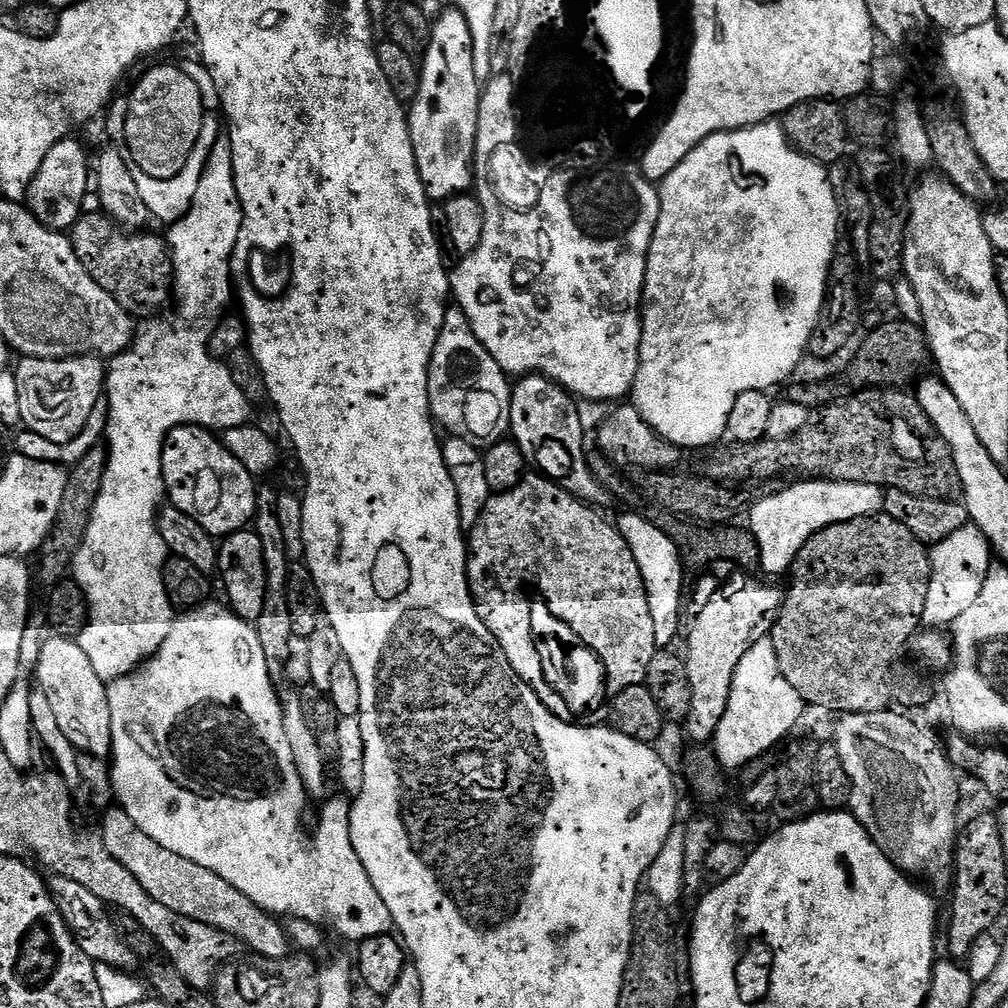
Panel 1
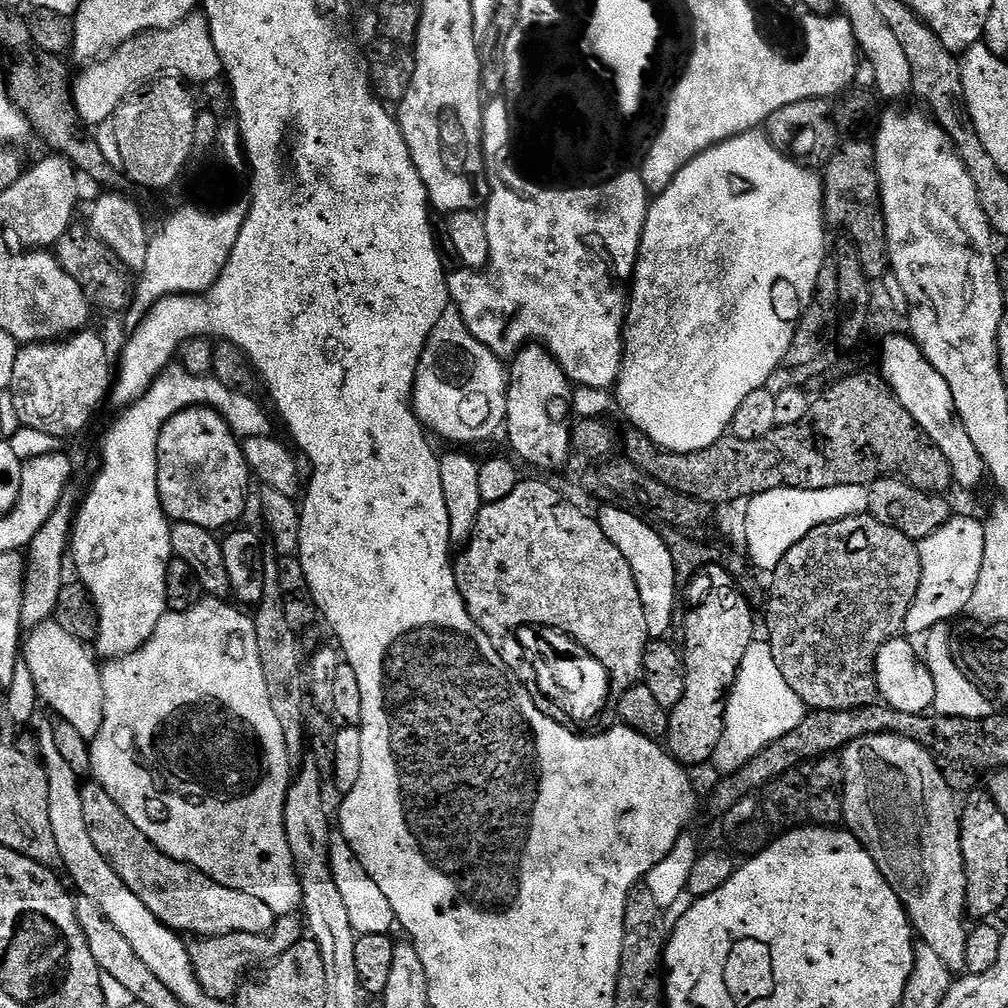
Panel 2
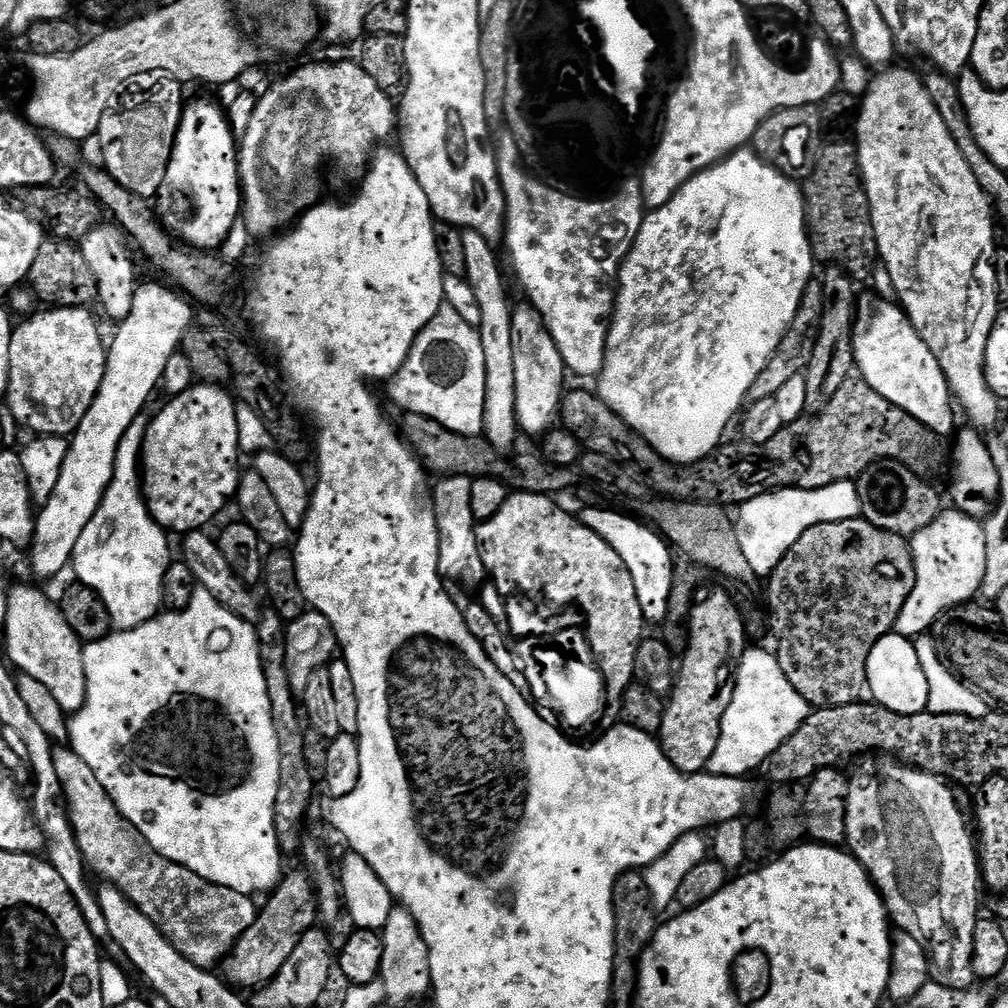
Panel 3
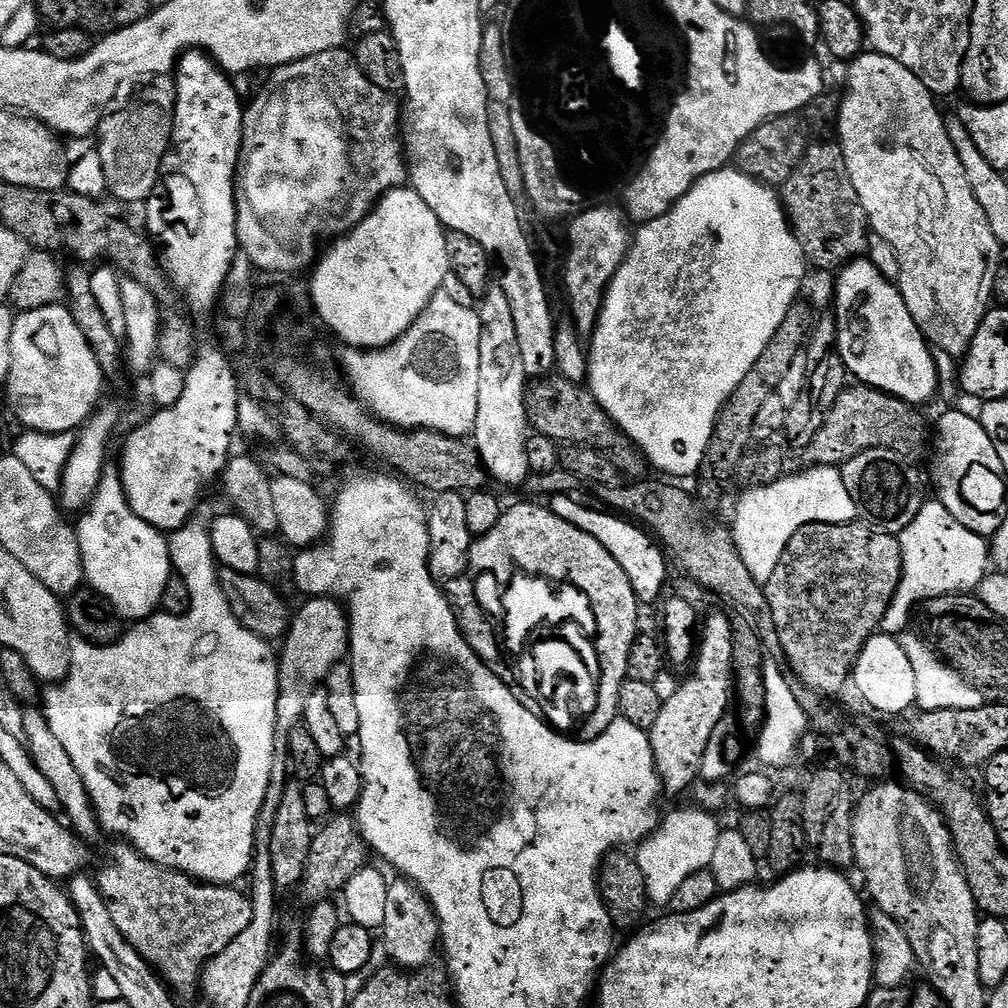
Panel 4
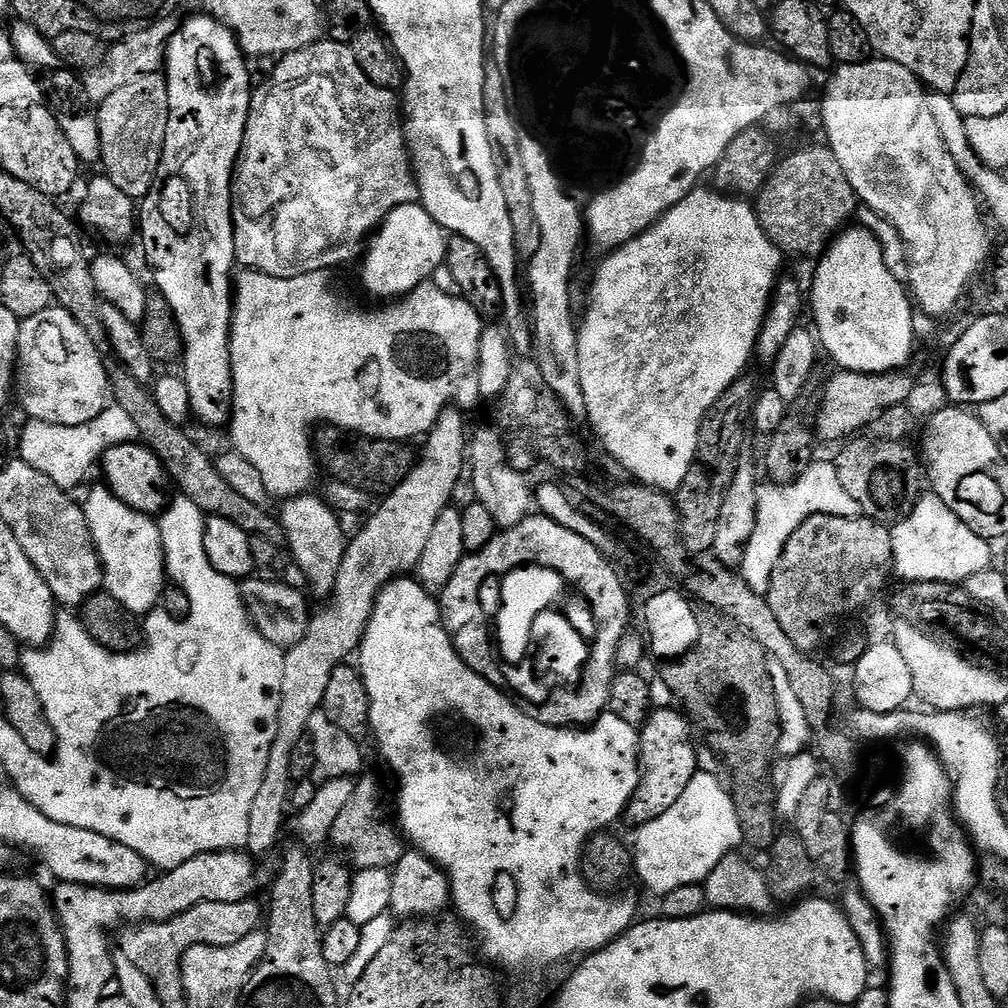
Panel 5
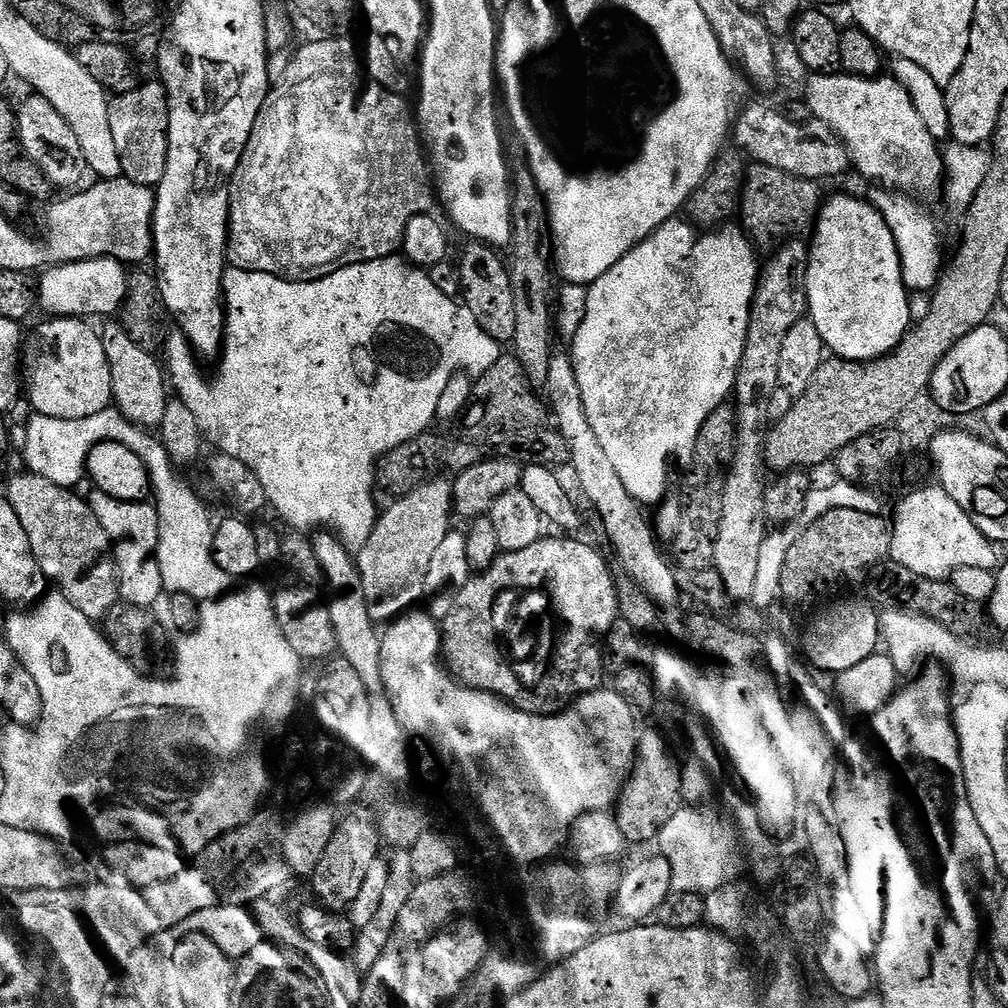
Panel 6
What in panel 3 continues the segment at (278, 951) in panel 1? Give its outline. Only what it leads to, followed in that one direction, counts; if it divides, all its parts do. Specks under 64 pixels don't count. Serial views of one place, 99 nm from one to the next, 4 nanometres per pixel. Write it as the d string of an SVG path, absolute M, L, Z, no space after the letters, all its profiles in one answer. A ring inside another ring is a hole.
M53 747L52 754L54 771L58 774L60 783L60 795L66 805L68 820L84 856L85 865L93 873L96 871L104 882L118 889L194 966L215 969L232 951L236 940L242 938L242 934L246 934L250 926L254 926L258 911L258 904L255 904L257 901L238 890L206 882L206 878L194 874L194 870L178 862L170 862L162 854L155 852L144 841L140 831L124 820L124 815L117 810L112 799L106 794L102 782L98 782L94 770L90 770L90 766L86 766L86 762L82 762L82 758L78 758L78 754L73 752L71 747Z

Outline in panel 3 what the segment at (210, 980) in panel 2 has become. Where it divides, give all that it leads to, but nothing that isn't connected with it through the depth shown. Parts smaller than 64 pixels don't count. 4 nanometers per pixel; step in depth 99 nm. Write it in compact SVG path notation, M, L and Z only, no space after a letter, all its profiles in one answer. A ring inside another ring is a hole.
M303 871L283 877L272 889L268 900L257 911L254 926L236 940L232 951L222 961L222 976L233 989L259 990L276 977L278 970L286 966L286 958L294 954L294 946L317 923L316 893L309 877Z

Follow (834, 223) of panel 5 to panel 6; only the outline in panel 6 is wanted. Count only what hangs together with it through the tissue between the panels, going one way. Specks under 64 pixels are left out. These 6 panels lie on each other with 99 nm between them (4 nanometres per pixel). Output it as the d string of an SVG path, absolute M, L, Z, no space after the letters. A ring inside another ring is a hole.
M753 163L747 169L738 205L738 220L753 241L775 245L785 238L804 238L813 231L820 214L821 185L774 166ZM744 223L744 224L743 224ZM808 232L808 233L807 233ZM776 240L776 241L775 241Z

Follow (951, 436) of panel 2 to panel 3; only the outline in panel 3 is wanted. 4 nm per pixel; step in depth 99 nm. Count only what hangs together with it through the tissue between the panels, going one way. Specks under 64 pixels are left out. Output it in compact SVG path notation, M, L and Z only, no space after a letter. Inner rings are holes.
M875 294L861 295L856 306L852 345L859 379L878 390L882 398L894 402L894 406L906 410L906 414L918 418L918 422L922 422L935 436L947 438L953 435L956 416L952 413L952 389L942 366L938 366L938 358L930 354L930 346L922 342L918 330L914 330L899 303Z

